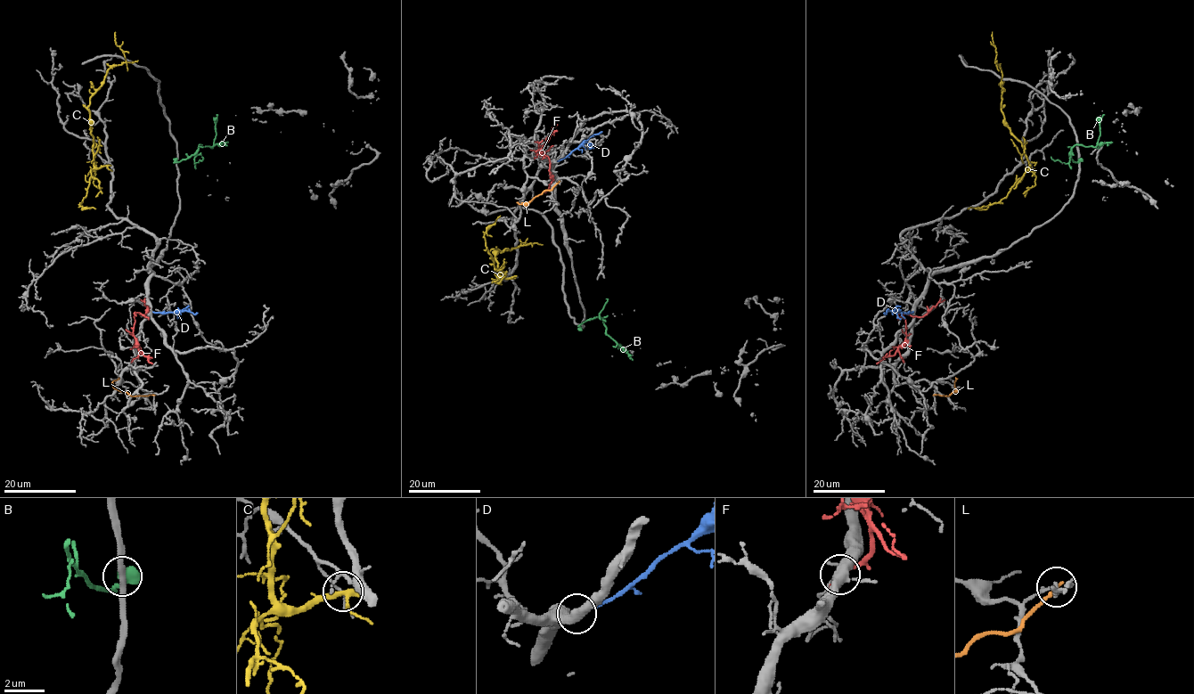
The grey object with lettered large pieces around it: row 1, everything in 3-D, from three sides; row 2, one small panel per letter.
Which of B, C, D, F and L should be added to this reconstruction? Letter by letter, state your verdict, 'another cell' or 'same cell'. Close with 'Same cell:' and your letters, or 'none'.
B: another cell
C: another cell
D: same cell
F: another cell
L: another cell
Same cell: D

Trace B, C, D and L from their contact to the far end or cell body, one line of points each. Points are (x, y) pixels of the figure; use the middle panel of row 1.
B: (581, 327), (579, 325), (583, 322), (600, 317), (606, 333), (621, 349), (620, 352)
C: (511, 279), (498, 277), (494, 251), (492, 249), (511, 250), (529, 242), (519, 240)
D: (558, 161), (601, 131)
L: (559, 182), (527, 202), (517, 202), (523, 203)

